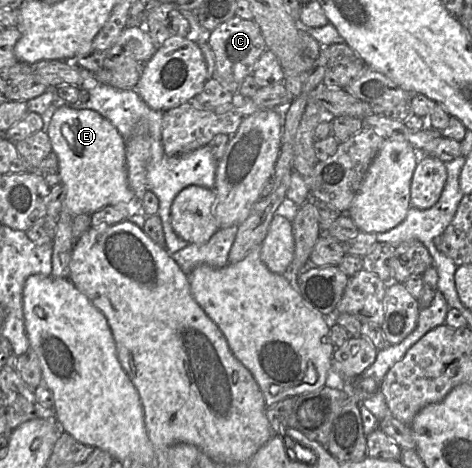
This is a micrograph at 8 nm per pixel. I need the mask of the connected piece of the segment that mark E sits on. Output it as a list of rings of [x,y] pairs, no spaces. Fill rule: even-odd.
[[[61,104],[46,132],[58,157],[60,182],[65,188],[64,210],[72,217],[92,213],[108,205],[129,203],[134,194],[127,181],[126,140],[117,128],[98,112]]]

